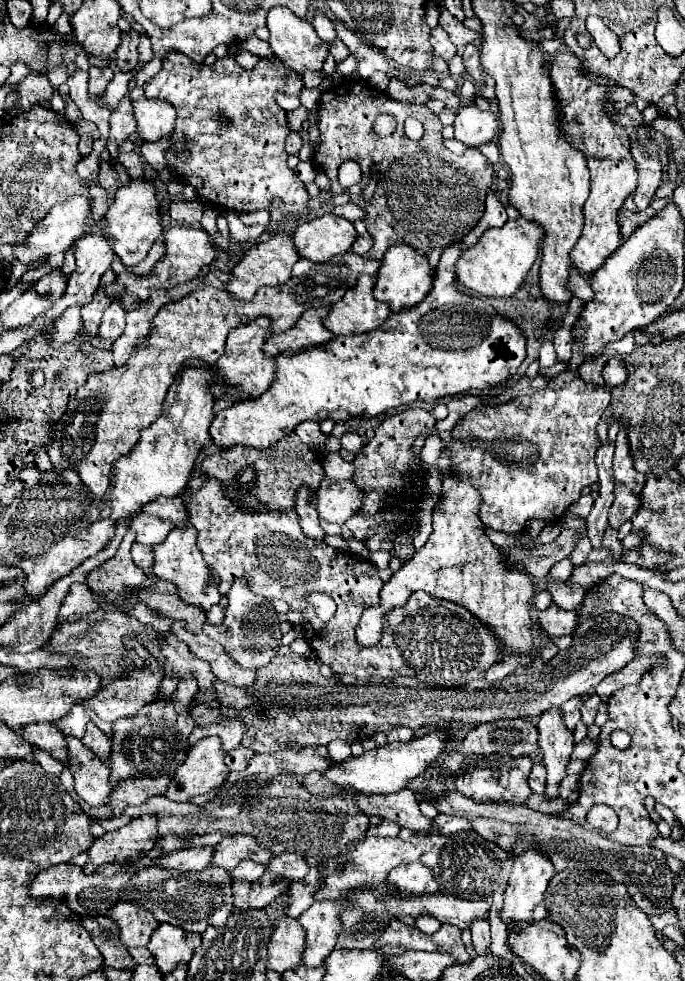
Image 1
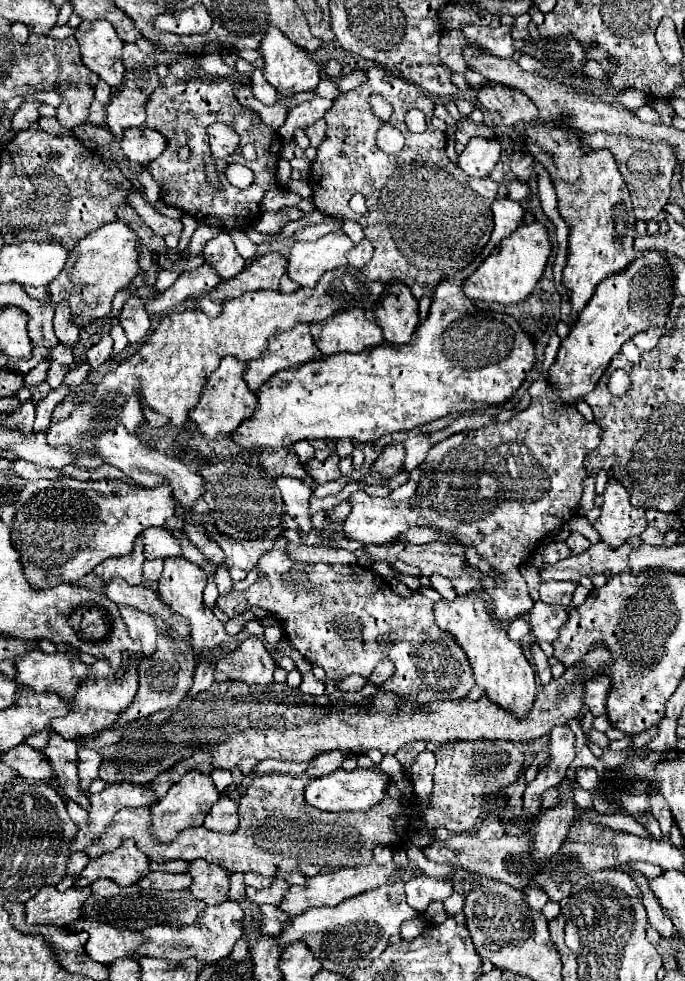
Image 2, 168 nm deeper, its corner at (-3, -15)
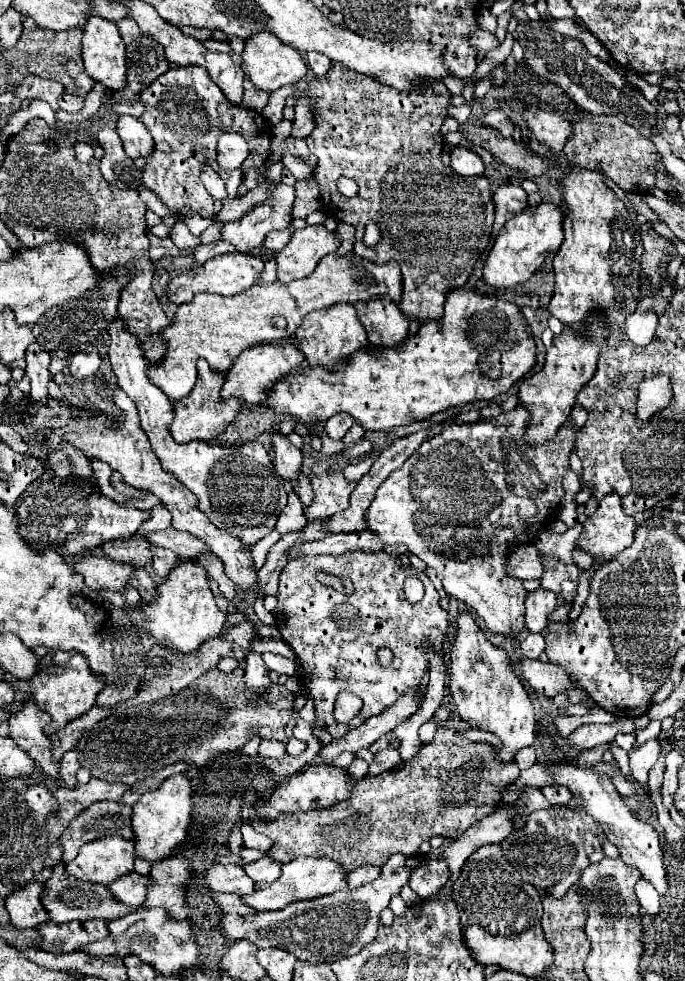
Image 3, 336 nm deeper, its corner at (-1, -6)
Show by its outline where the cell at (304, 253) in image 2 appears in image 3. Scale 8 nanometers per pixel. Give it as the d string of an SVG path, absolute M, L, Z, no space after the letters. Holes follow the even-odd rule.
M322 224L294 230L292 240L276 254L278 280L288 284L296 278L310 276L318 266L320 258L336 252L338 244L338 232L328 232Z

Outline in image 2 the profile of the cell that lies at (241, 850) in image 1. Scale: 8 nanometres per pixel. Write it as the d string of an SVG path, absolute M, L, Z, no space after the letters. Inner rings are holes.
M198 859L188 865L186 873L192 877L188 891L196 895L196 899L202 899L206 905L220 905L228 901L230 873L224 871L224 867Z

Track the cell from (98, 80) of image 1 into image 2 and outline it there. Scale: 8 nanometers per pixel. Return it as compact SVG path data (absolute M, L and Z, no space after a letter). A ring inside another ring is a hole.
M56 83L56 91L62 95L62 103L56 109L56 117L62 127L74 129L88 119L90 103L94 101L94 87L76 87L72 83Z

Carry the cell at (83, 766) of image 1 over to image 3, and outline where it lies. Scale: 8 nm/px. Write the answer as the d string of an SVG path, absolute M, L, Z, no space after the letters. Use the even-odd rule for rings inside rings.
M26 700L22 712L10 716L10 738L28 752L28 756L54 780L60 778L60 762L52 760L52 740L44 734L50 714L42 712L32 700Z

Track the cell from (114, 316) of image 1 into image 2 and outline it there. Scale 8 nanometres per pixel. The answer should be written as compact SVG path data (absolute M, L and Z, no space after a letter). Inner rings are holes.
M104 335L94 347L88 349L86 353L86 361L90 363L90 371L94 373L102 363L106 363L110 359L110 353L112 353L112 337L110 335Z

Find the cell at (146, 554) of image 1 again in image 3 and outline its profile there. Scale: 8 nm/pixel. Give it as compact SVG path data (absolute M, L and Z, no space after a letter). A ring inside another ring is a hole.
M154 548L154 560L152 560L152 564L154 564L154 572L158 576L164 578L176 562L178 562L178 556L174 552L166 552L164 548Z

